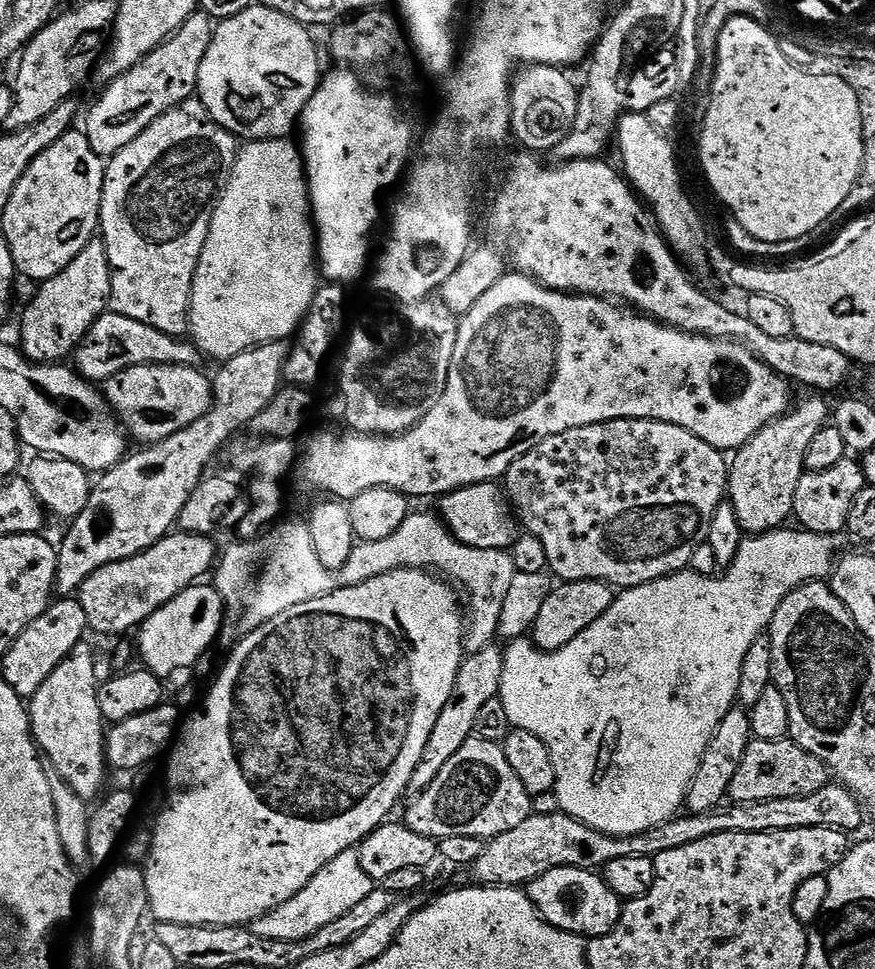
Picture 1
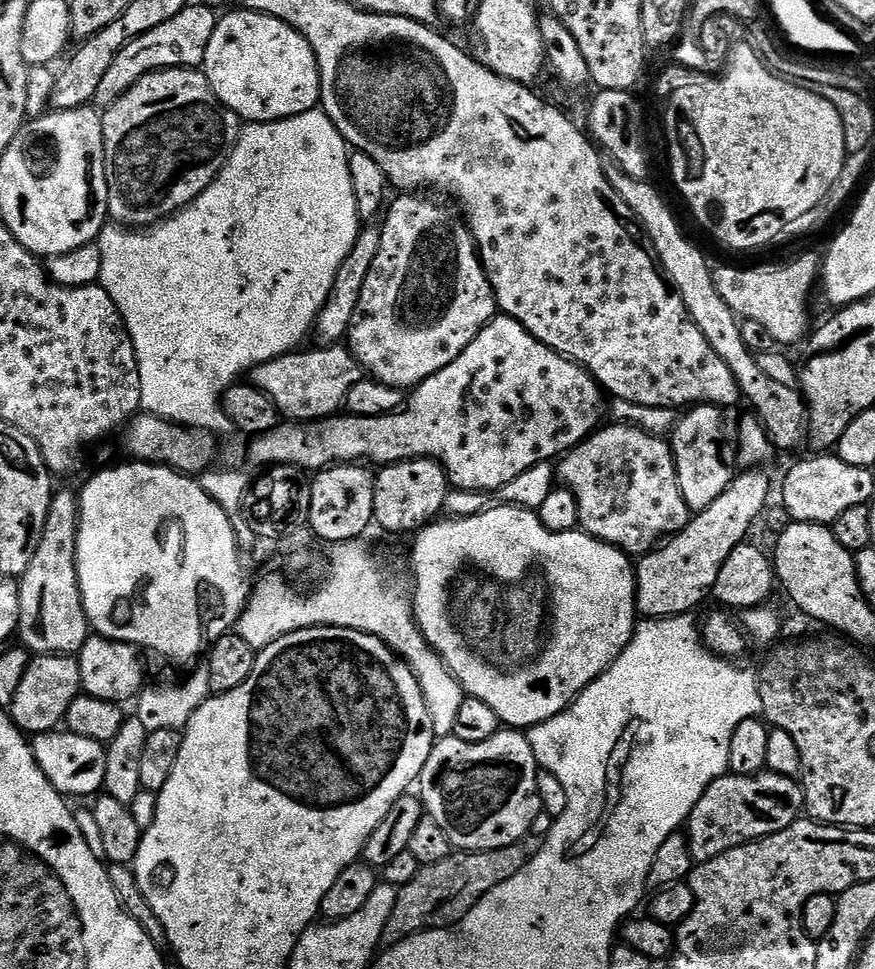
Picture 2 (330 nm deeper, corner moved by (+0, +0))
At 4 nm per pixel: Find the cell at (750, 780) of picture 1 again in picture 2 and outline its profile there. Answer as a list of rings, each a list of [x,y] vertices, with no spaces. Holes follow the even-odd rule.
[[[767,770],[757,776],[722,775],[698,798],[698,806],[688,815],[686,835],[692,859],[713,860],[751,840],[778,834],[801,819],[804,811],[804,789],[793,777]]]

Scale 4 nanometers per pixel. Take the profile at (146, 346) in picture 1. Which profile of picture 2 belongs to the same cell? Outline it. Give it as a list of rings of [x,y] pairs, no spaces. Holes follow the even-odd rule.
[[[316,346],[313,349],[313,352],[288,352],[258,365],[250,373],[250,383],[262,390],[262,394],[270,394],[270,402],[278,406],[285,421],[309,424],[312,420],[327,420],[337,415],[347,405],[350,390],[365,379],[364,369],[347,346]]]

